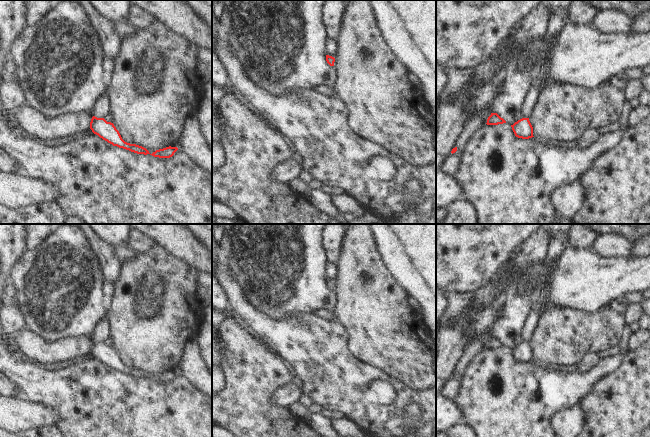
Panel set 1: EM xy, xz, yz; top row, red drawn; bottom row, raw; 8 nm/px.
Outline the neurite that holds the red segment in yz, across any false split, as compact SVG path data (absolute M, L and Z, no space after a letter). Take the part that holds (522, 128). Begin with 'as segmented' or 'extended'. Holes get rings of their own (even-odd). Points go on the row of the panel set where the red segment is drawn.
extended; M543 59L537 66L532 68L532 84L529 88L527 97L523 103L523 118L511 125L516 137L529 139L533 136L533 127L529 121L529 117L537 103L541 93L541 86L548 77L550 69L550 61Z

